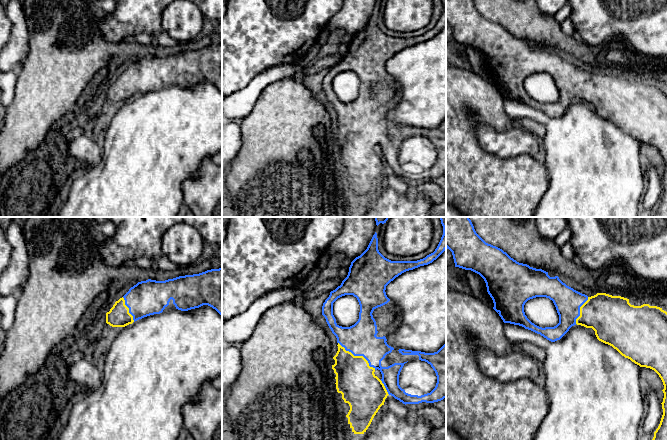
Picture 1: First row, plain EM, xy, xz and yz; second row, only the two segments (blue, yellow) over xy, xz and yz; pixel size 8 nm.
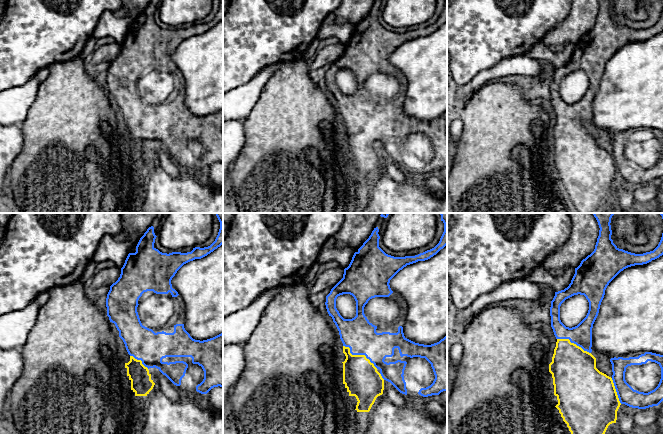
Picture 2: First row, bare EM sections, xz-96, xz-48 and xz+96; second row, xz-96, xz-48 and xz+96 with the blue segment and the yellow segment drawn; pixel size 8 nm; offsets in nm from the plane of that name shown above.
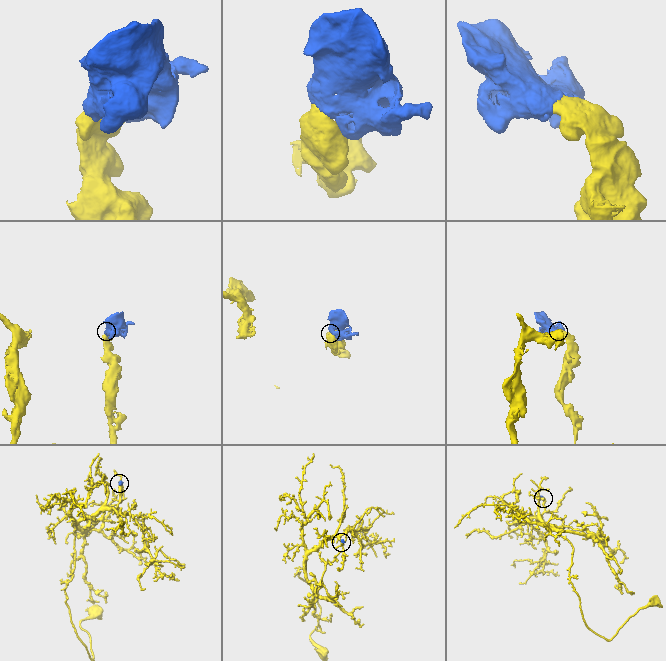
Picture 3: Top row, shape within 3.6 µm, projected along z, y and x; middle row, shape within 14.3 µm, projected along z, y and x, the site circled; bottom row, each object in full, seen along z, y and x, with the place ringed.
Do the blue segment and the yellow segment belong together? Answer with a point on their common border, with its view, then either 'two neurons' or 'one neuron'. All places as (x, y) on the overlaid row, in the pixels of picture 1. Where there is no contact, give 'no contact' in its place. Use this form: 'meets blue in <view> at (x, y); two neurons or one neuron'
meets blue in xz at (358, 355); one neuron

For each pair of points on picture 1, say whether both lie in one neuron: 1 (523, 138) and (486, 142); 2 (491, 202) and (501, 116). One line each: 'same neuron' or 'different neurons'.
1: same neuron
2: same neuron

